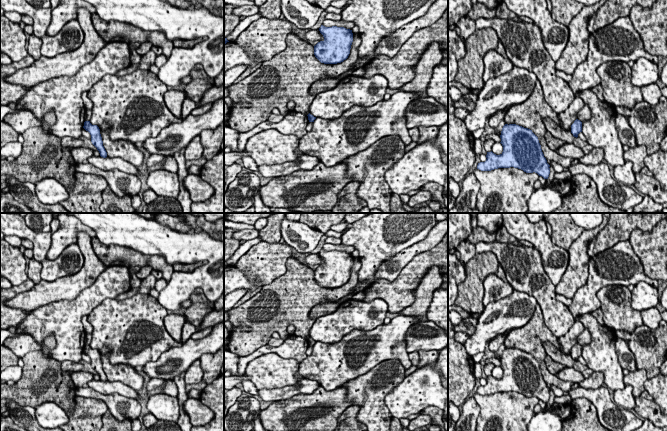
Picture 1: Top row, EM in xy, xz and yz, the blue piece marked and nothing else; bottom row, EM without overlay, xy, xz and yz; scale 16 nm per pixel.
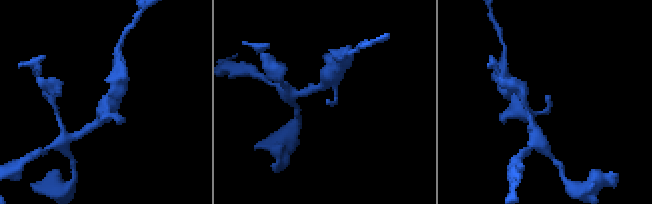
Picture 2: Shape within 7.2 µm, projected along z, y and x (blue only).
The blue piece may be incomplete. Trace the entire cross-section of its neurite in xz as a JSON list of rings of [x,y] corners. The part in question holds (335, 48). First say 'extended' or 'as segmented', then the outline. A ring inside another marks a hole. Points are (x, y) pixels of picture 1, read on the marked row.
as segmented | [[[321,25],[319,31],[324,40],[314,46],[315,57],[324,64],[337,64],[346,60],[353,42],[352,30]]]

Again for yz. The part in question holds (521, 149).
as segmented | [[[505,124],[500,138],[503,152],[500,155],[487,152],[486,161],[478,163],[477,169],[491,171],[514,167],[526,173],[535,172],[548,179],[550,165],[544,157],[538,137],[532,130],[516,124]]]

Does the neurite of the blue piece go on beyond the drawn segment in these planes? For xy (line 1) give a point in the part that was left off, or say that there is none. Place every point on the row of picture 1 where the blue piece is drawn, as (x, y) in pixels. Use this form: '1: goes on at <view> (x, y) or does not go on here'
1: does not go on here

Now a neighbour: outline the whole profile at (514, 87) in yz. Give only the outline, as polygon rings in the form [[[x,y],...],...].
[[[514,67],[511,71],[489,79],[478,94],[476,107],[463,120],[472,133],[485,127],[486,119],[498,110],[525,102],[532,94],[537,77],[525,68]]]

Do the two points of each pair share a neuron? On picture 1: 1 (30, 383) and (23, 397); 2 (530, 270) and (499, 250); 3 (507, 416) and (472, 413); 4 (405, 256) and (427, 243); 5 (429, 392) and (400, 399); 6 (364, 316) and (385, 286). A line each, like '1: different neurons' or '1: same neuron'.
1: same neuron
2: same neuron
3: different neurons
4: same neuron
5: same neuron
6: different neurons

